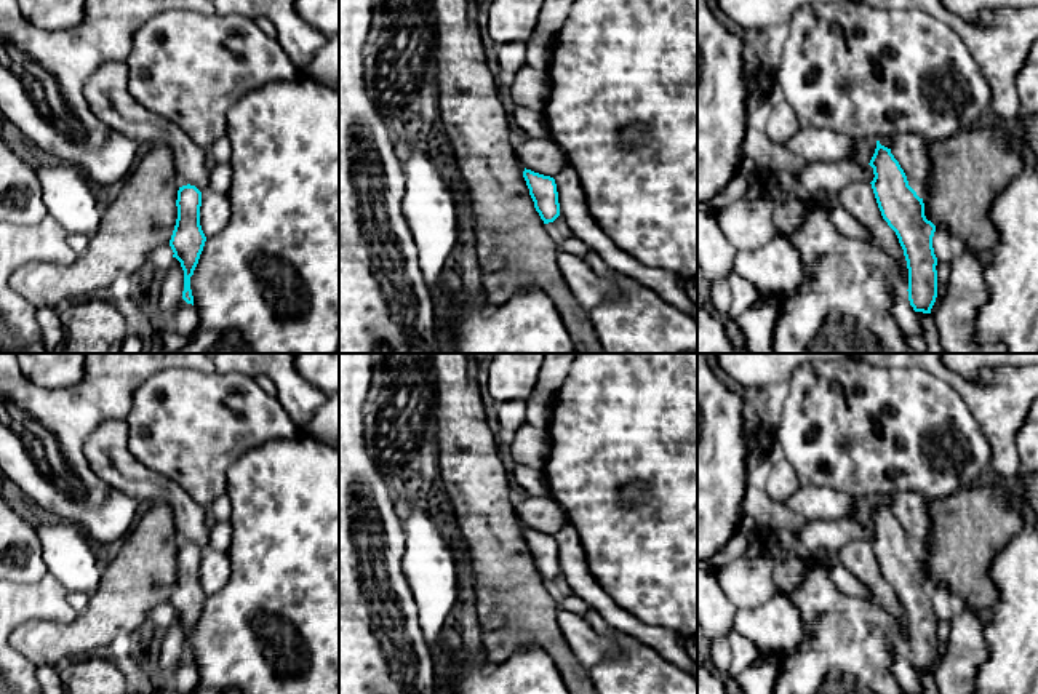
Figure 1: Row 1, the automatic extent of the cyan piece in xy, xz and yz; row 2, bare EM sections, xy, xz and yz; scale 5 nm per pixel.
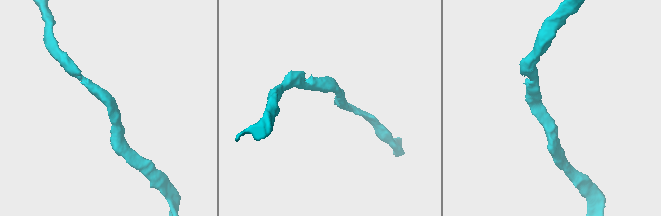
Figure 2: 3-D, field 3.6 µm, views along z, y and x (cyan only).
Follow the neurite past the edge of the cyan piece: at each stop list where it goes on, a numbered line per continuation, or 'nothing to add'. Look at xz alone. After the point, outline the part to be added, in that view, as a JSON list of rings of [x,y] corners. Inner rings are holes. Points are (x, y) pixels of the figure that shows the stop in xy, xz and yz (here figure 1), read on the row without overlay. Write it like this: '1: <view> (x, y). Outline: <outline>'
nothing to add

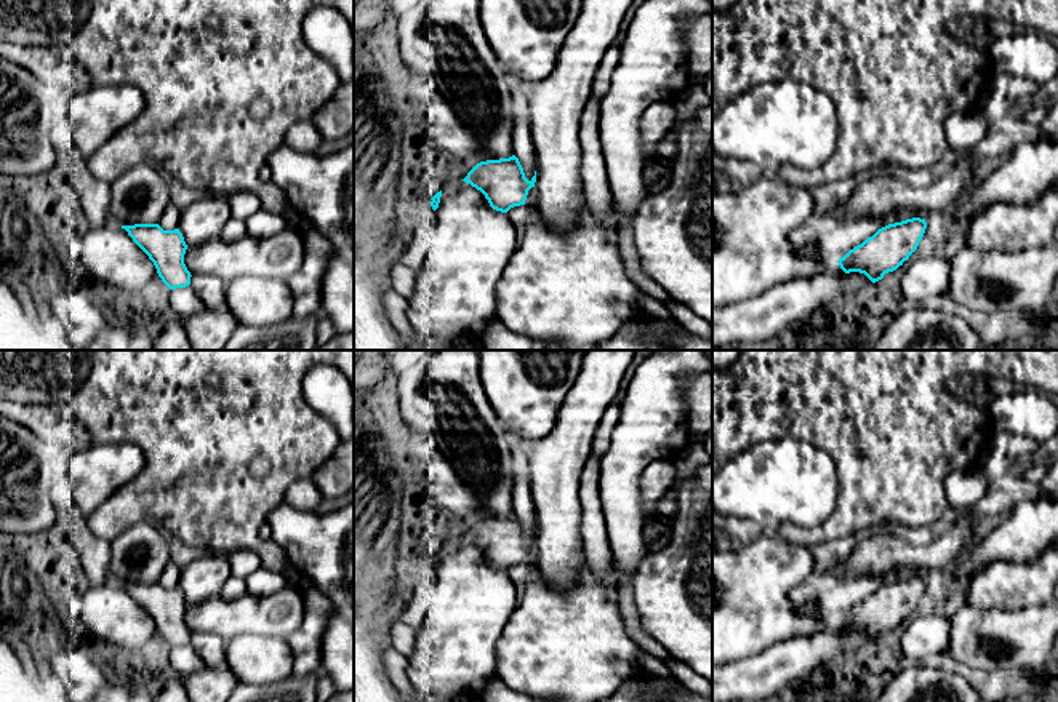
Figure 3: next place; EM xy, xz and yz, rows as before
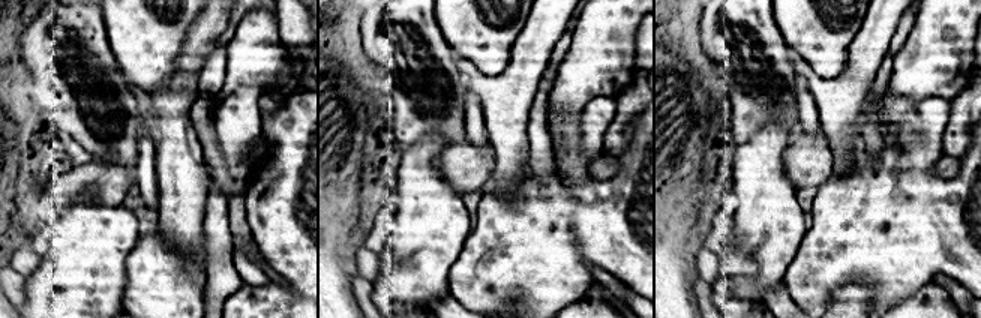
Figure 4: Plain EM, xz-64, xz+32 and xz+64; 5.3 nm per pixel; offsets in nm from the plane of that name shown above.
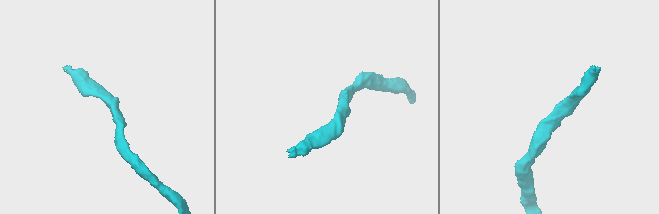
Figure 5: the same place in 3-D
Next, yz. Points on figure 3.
nothing to add

